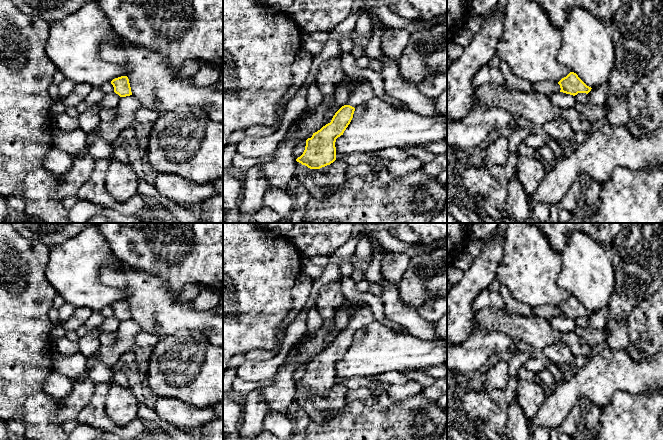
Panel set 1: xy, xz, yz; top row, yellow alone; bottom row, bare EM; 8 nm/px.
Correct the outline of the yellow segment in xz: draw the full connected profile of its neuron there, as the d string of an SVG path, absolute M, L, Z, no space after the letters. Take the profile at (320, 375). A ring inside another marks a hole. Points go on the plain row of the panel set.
M365 303L350 318L347 327L335 337L331 346L306 364L305 374L296 385L310 393L320 393L333 387L336 384L336 363L350 348L355 332L373 321L371 307Z

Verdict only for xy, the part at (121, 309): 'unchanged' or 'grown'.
unchanged

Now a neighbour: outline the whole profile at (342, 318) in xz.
M343 303L342 306L339 308L335 315L335 330L331 333L331 335L327 338L324 348L328 348L331 346L333 340L335 337L344 329L346 329L348 322L350 320L349 317L349 310L348 310L348 304Z

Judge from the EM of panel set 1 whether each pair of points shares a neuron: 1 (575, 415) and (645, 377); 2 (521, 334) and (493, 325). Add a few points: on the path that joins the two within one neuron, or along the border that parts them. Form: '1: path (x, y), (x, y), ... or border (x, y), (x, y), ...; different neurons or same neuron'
1: border (586, 403), (577, 403), (566, 418); different neurons
2: path (514, 328), (500, 327); same neuron

